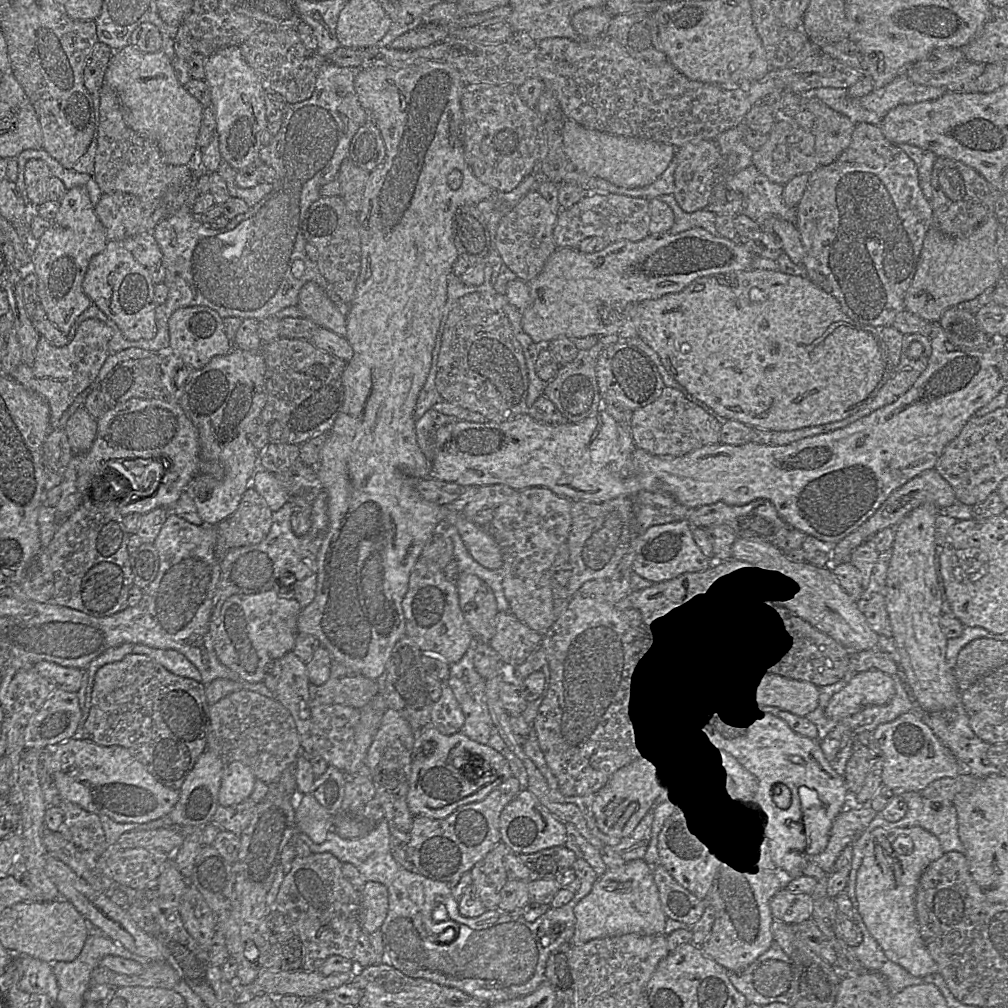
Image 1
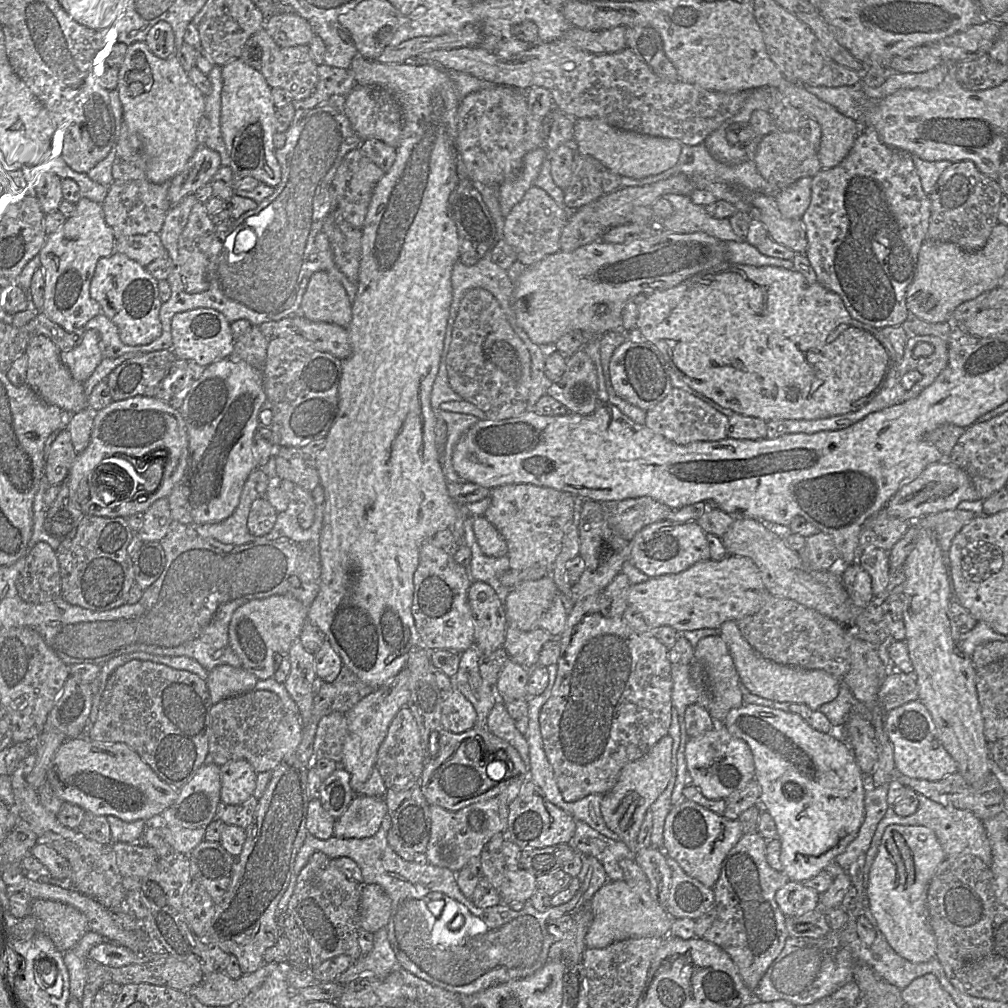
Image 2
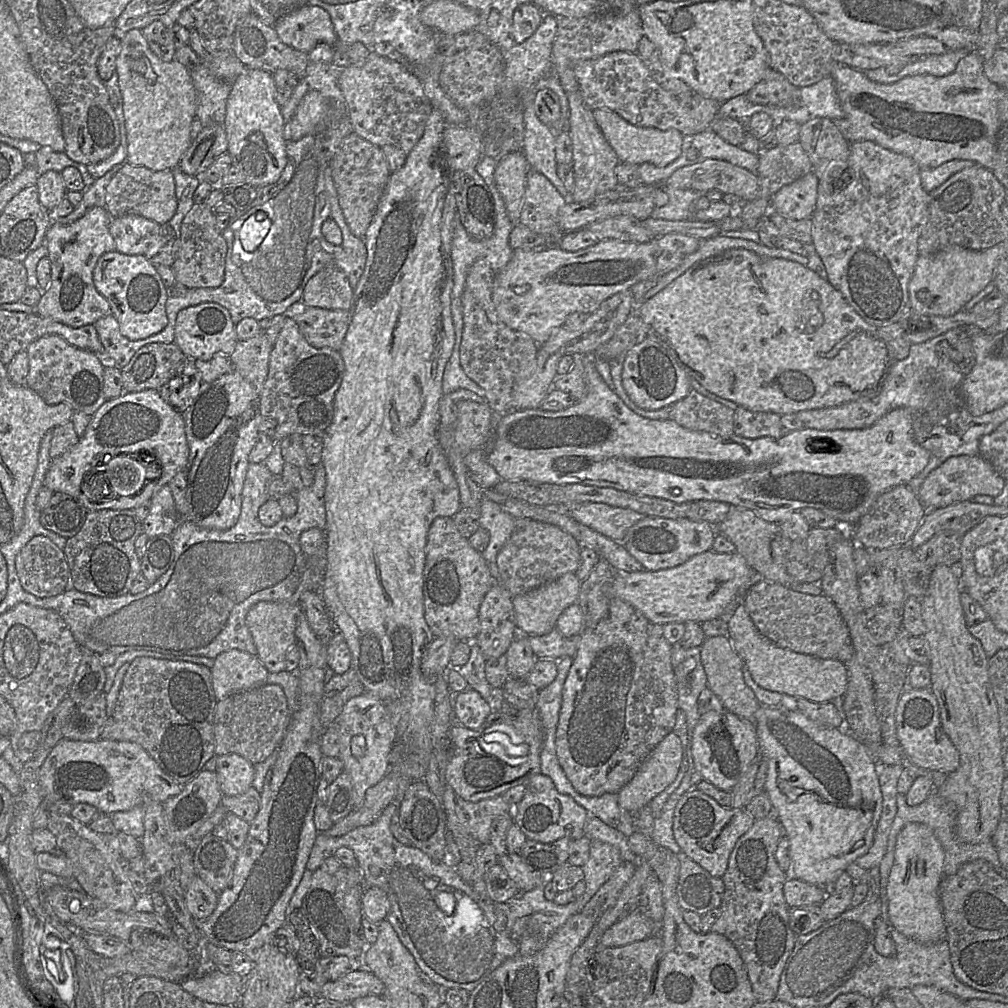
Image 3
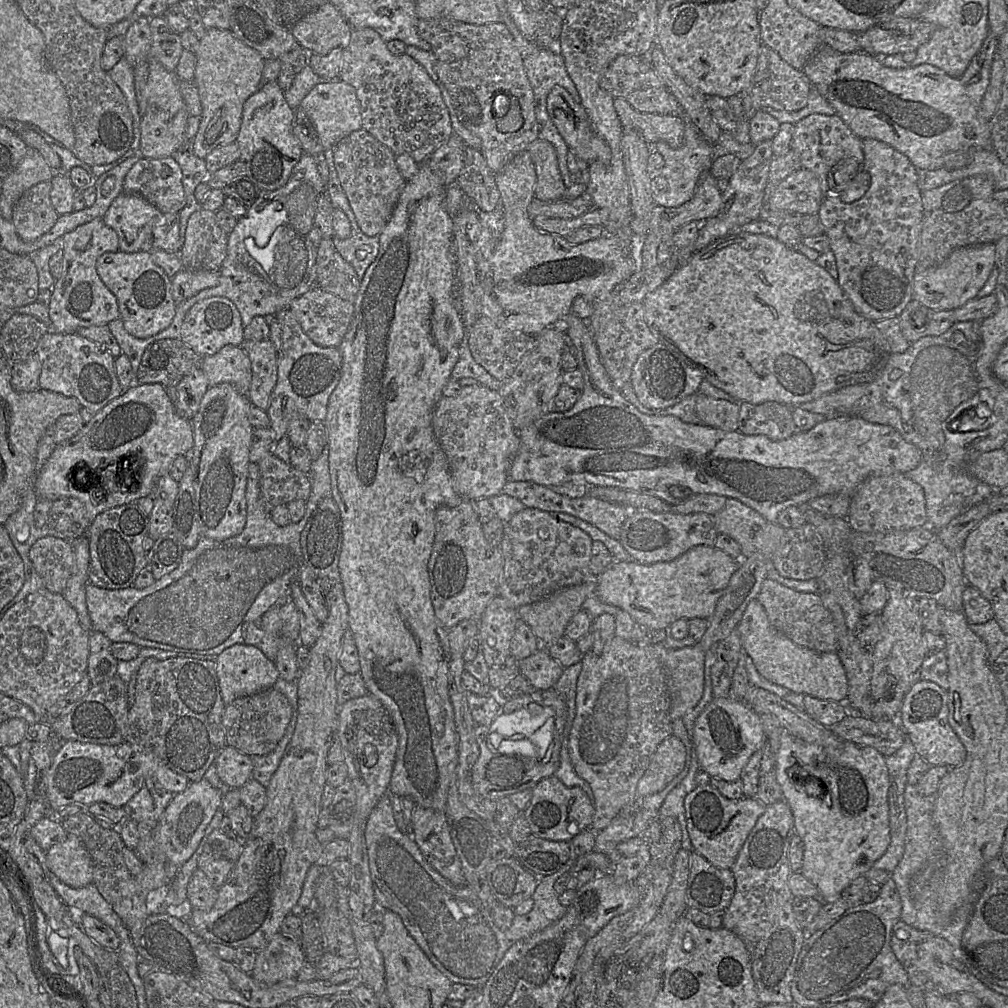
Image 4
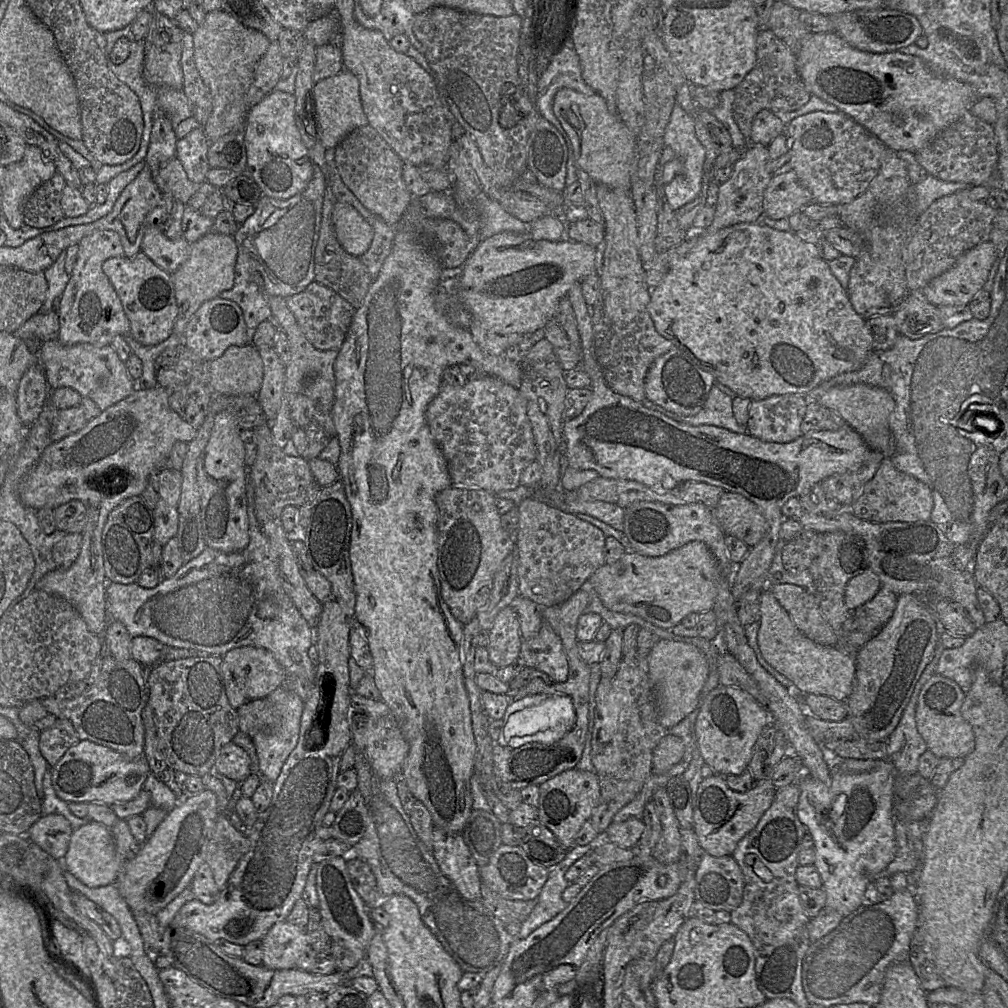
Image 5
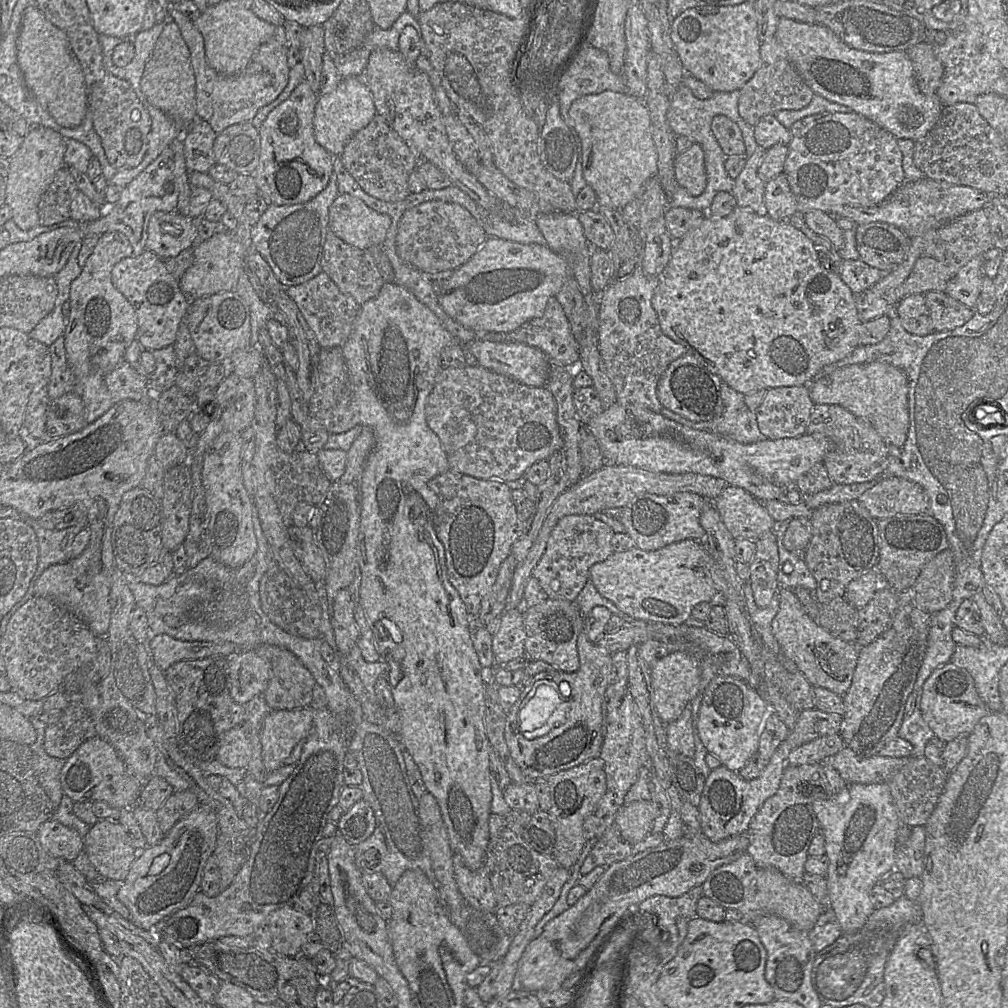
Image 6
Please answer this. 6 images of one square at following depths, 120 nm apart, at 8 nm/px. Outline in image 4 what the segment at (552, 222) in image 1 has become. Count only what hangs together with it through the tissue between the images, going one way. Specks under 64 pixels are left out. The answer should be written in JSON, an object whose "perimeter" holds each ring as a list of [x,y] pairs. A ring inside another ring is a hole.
{"perimeter":[[[537,138],[526,150],[530,153],[537,176],[534,197],[541,201],[553,201],[565,197],[564,180],[553,144]]]}

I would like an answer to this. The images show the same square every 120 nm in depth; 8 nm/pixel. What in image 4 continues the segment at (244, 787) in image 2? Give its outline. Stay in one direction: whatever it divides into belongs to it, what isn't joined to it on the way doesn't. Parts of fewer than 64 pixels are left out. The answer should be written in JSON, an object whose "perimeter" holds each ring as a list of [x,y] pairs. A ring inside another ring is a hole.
{"perimeter":[[[225,746],[215,759],[221,782],[230,789],[240,789],[252,778],[251,756],[231,746]]]}

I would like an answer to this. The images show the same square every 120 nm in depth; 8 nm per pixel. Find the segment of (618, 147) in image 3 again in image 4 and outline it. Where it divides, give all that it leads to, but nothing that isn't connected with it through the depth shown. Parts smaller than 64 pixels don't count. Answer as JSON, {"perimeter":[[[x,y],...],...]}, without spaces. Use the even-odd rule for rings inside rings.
{"perimeter":[[[615,98],[614,106],[623,132],[636,131],[649,144],[663,141],[674,149],[683,144],[686,122],[682,115],[641,113],[623,98]]]}

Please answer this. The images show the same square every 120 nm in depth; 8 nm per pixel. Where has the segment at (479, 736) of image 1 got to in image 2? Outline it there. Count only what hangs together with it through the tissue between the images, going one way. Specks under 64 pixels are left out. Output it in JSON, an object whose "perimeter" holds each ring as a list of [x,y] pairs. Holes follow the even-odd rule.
{"perimeter":[[[477,643],[472,644],[460,655],[459,669],[452,678],[454,686],[473,704],[477,713],[475,726],[487,726],[487,719],[490,711],[498,701],[495,687],[490,686],[481,676],[479,669],[479,659],[482,654]]]}

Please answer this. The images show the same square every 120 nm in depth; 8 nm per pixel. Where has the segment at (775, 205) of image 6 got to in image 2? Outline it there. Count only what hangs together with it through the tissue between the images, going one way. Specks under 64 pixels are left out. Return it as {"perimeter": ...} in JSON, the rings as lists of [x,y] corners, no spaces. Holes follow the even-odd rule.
{"perimeter":[[[802,177],[792,185],[777,190],[775,200],[782,215],[789,219],[801,219],[811,201],[812,177]]]}

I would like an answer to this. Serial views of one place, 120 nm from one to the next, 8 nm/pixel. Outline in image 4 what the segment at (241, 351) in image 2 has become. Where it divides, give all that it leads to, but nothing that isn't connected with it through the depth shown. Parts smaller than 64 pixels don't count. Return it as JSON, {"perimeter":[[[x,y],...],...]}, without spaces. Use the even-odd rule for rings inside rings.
{"perimeter":[[[270,340],[243,341],[240,346],[251,361],[252,379],[247,396],[250,402],[267,410],[277,381],[277,352]]]}

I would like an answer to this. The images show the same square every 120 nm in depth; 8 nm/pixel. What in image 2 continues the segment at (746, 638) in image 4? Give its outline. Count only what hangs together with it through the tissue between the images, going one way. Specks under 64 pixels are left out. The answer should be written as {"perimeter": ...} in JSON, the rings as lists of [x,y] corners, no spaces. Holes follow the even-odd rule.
{"perimeter":[[[728,620],[720,626],[721,638],[726,643],[735,664],[740,682],[754,695],[777,702],[805,704],[818,710],[823,704],[834,700],[840,689],[840,681],[824,670],[807,670],[782,665],[764,658],[742,636],[737,621]]]}

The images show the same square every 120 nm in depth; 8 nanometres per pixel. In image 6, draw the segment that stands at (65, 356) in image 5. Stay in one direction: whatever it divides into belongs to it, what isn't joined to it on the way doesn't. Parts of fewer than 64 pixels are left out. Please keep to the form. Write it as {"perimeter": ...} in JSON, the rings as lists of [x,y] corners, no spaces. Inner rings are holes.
{"perimeter":[[[123,361],[105,376],[105,384],[116,403],[121,400],[145,400],[152,396],[147,377]]]}

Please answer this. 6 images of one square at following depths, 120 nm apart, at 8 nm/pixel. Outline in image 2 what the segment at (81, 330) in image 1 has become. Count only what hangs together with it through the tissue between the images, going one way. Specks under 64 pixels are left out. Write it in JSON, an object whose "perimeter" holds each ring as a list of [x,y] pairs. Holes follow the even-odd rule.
{"perimeter":[[[85,329],[81,339],[72,349],[60,352],[61,362],[79,382],[85,382],[102,359],[99,334],[93,329]]]}

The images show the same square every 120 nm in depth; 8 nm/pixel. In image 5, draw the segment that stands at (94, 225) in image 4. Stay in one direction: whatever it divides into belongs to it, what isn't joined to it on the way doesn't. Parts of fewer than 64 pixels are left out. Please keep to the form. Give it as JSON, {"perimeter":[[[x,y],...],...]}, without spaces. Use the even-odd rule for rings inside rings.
{"perimeter":[[[97,230],[81,239],[78,246],[74,269],[60,296],[58,340],[65,345],[77,343],[110,345],[115,336],[130,334],[130,321],[121,300],[102,269],[105,260],[124,255],[123,245],[117,232]]]}

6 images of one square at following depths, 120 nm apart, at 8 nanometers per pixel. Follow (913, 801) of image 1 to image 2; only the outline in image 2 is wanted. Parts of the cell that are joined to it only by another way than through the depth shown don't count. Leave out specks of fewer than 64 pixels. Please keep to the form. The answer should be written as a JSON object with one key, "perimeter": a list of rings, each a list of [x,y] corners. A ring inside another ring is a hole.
{"perimeter":[[[918,794],[918,801],[919,804],[917,809],[908,816],[897,815],[893,809],[893,805],[888,807],[884,817],[877,826],[870,847],[865,854],[863,882],[869,882],[869,873],[878,852],[881,838],[885,829],[892,824],[922,825],[928,827],[933,830],[937,836],[944,849],[946,857],[970,854],[979,857],[985,864],[990,865],[992,859],[991,845],[986,834],[983,820],[979,819],[975,814],[968,810],[957,809],[952,806],[944,806],[922,794]]]}

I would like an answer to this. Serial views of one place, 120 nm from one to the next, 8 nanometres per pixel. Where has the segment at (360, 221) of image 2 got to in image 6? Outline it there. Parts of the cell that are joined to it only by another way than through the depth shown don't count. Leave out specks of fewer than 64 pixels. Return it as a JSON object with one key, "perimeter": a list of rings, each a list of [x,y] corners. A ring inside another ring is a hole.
{"perimeter":[[[380,114],[351,138],[340,156],[359,186],[367,194],[386,202],[402,201],[410,194],[409,177],[421,159]]]}

